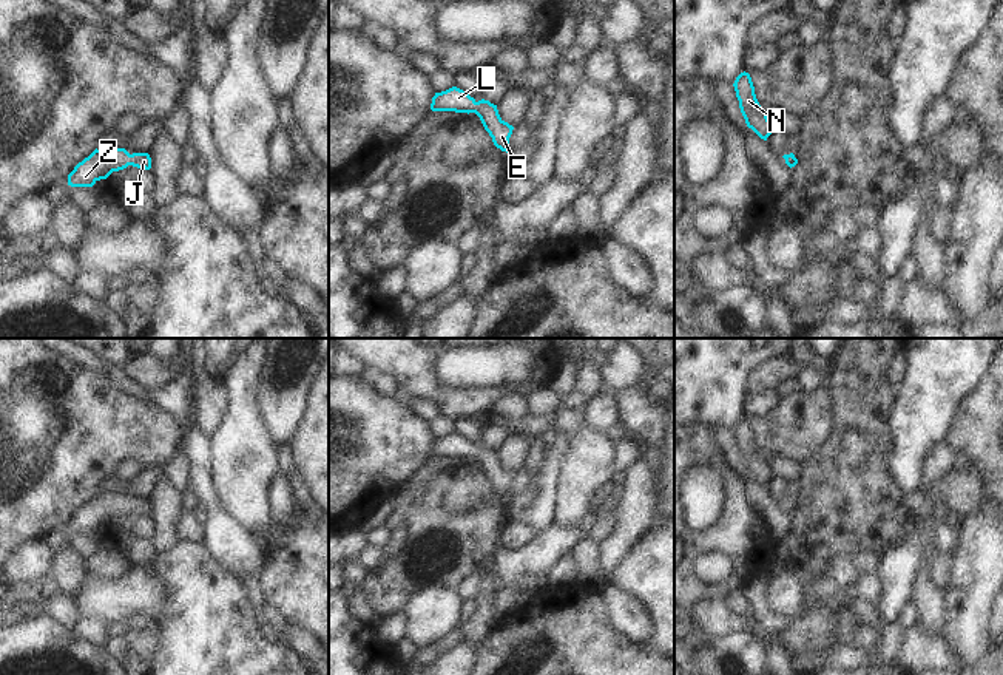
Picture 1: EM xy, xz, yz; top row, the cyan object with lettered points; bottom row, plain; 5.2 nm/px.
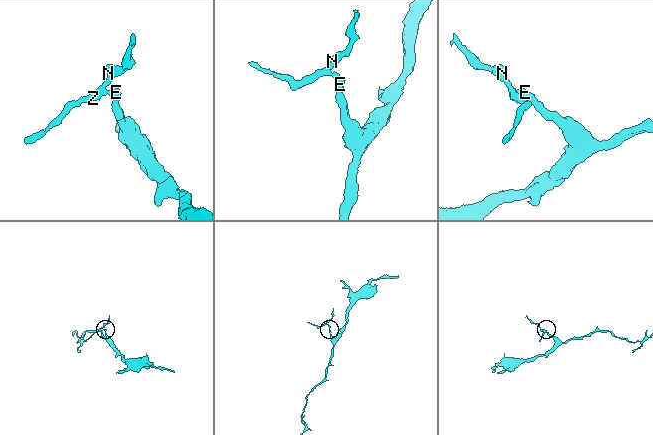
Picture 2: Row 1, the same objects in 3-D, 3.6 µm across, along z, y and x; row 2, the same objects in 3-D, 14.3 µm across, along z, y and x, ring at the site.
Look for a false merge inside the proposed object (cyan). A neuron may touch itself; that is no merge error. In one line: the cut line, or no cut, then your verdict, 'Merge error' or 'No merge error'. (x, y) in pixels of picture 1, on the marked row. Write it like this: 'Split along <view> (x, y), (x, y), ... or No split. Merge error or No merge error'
No split. No merge error

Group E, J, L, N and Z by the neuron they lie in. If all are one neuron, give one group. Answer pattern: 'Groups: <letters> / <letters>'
Groups: E J L N Z

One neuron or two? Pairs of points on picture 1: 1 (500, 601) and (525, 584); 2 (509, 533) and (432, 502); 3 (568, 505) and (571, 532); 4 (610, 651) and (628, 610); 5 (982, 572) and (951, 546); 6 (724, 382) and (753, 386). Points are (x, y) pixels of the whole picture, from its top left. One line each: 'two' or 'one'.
1: one
2: two
3: two
4: two
5: two
6: two

